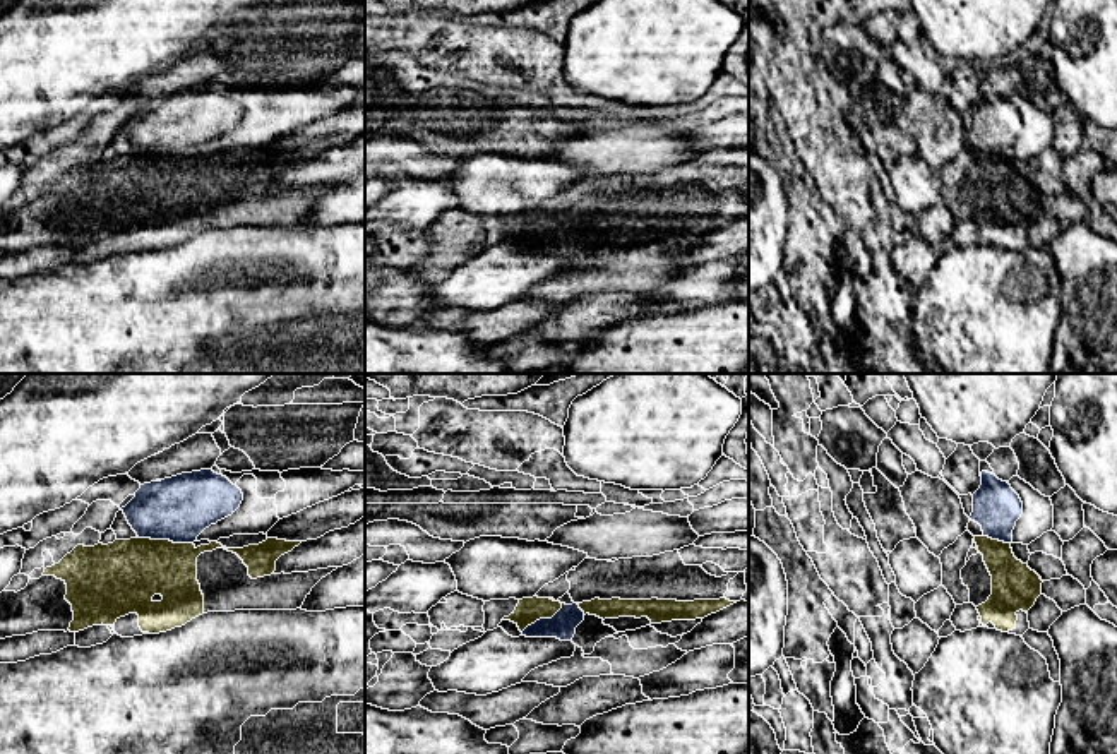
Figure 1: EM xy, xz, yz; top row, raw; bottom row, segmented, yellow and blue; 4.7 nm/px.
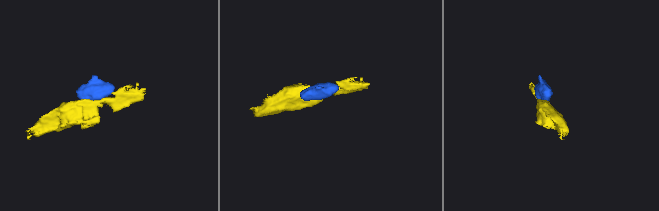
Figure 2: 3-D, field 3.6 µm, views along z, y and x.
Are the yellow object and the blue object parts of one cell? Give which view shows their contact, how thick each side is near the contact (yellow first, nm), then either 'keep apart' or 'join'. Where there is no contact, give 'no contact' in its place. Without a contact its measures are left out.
xy | 320/300 nm | keep apart

